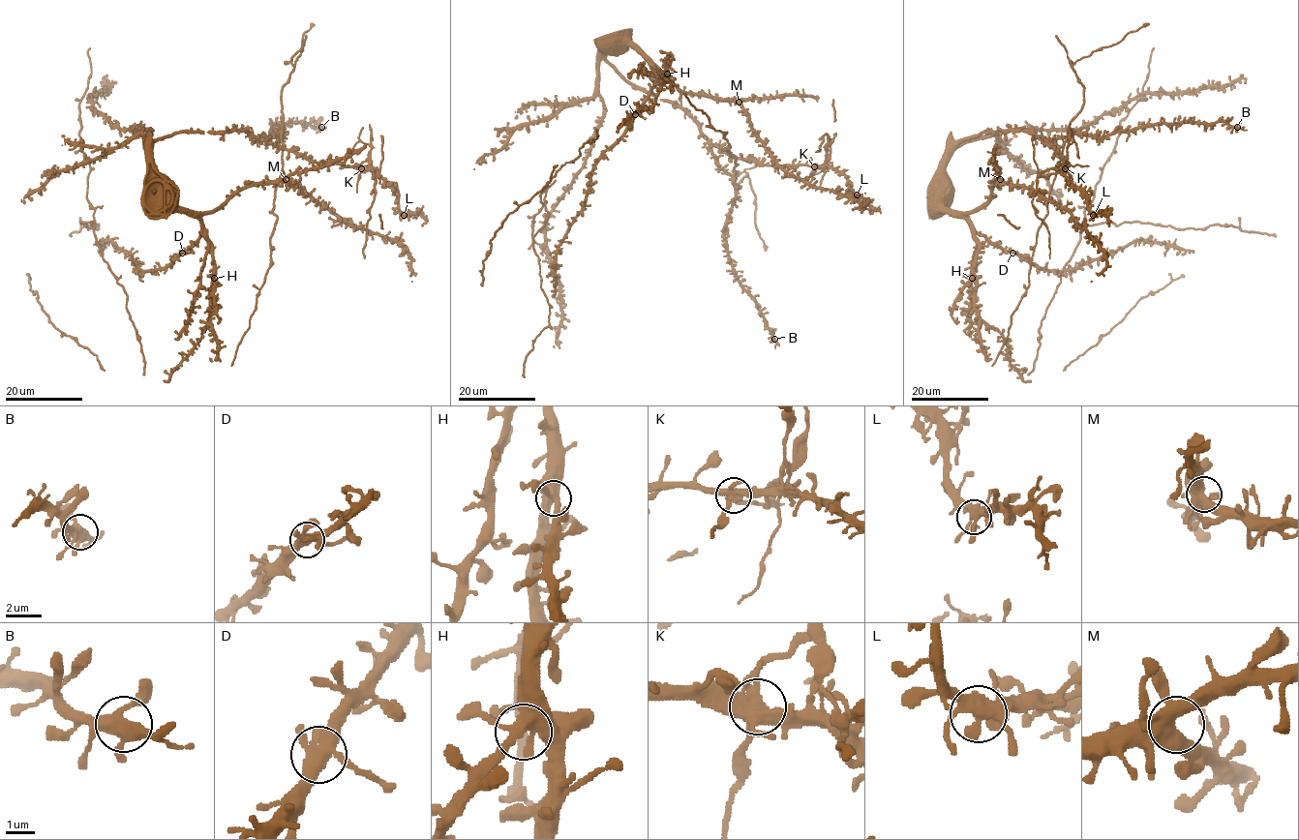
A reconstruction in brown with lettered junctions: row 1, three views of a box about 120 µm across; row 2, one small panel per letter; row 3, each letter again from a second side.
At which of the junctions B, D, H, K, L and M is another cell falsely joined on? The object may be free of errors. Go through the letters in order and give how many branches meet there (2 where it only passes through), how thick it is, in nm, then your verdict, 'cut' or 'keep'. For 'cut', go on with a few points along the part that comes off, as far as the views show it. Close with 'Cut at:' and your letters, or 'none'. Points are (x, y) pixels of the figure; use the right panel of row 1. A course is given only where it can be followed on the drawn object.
B: branches 6; calibre 440 nm; keep
D: branches 5; calibre 440 nm; keep
H: branches 7; calibre 440 nm; keep
K: branches 6; calibre 460 nm; cut; course (1065, 168), (1066, 159), (1056, 173), (1038, 177), (1032, 204), (1035, 214), (1046, 227), (1049, 258)
L: branches 6; calibre 440 nm; keep
M: branches 5; calibre 500 nm; keep
Cut at: K

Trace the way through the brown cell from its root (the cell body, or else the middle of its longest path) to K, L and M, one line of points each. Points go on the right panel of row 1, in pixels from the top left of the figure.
K: (1090, 122), (1079, 129), (1014, 129), (957, 142), (981, 133), (1032, 131), (1057, 151), (1065, 168)
L: (1090, 122), (957, 142), (981, 133), (1032, 131), (1057, 151), (1064, 175), (1093, 215)
M: (1090, 122), (1079, 129), (1014, 129), (967, 138), (944, 169), (943, 205), (973, 213), (989, 199), (1000, 179)

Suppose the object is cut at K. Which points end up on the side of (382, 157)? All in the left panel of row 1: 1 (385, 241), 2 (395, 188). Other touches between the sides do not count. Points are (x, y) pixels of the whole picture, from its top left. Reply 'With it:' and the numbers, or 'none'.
With it: none

